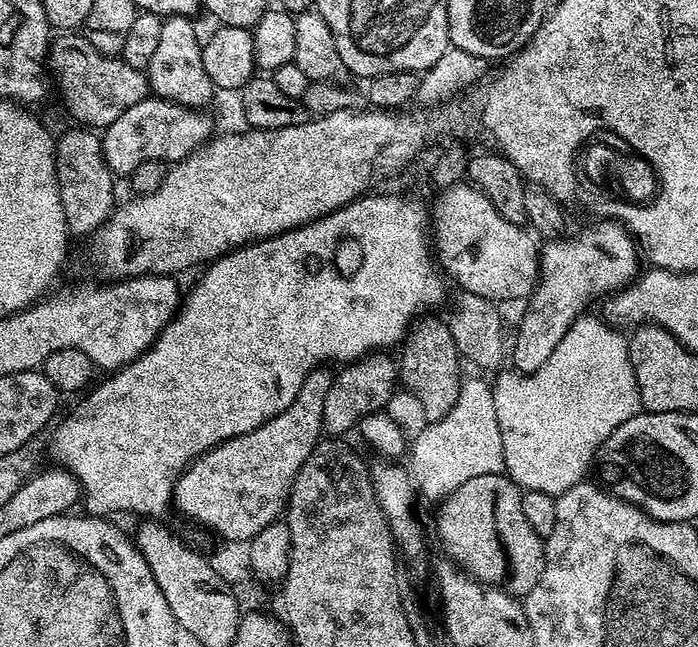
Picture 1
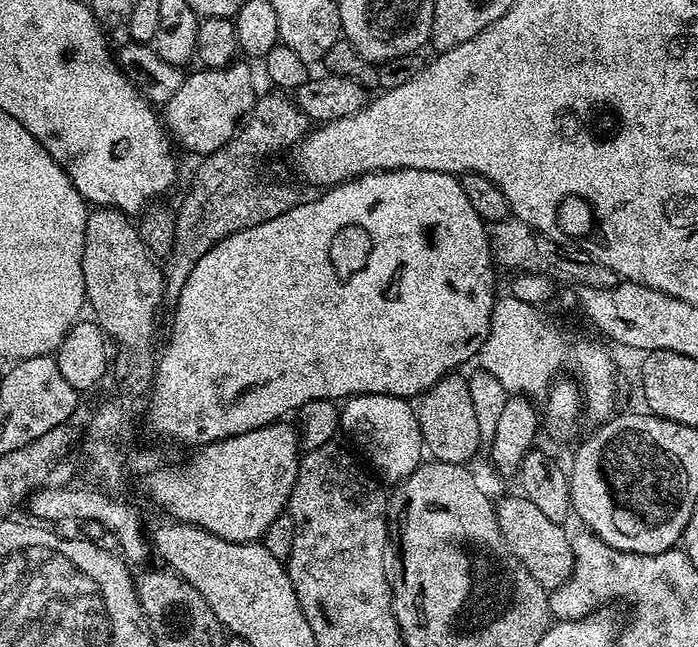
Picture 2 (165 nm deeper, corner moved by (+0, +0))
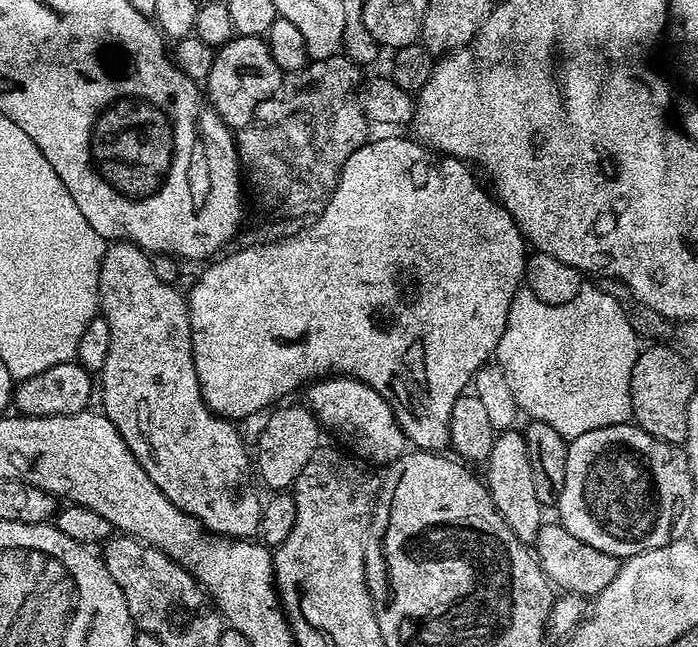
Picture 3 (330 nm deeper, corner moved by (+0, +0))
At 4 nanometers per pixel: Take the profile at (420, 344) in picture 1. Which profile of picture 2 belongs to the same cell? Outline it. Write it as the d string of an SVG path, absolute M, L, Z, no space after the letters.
M458 372L445 375L419 397L415 407L427 455L431 459L451 464L467 463L482 444L477 411L474 410L474 402L471 401L468 379L465 375L460 375Z

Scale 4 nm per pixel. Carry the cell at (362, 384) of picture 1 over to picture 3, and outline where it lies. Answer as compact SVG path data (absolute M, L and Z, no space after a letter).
M277 407L271 413L272 417L264 424L264 429L260 432L260 437L256 440L256 452L254 448L254 468L260 471L260 480L270 490L288 490L295 484L298 474L302 474L302 466L310 462L312 455L321 447L320 436L322 429L316 422L316 417L312 415L307 407L301 408L280 408Z

